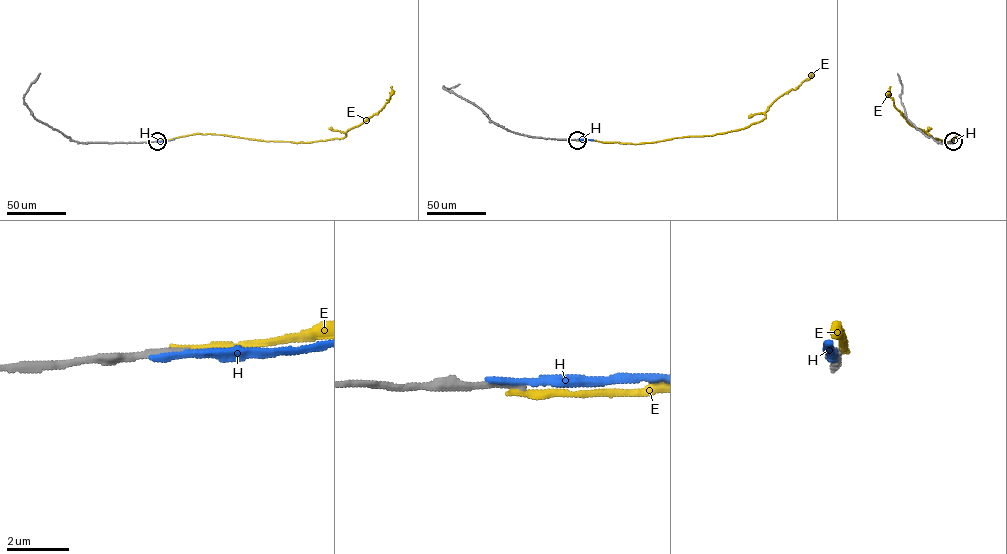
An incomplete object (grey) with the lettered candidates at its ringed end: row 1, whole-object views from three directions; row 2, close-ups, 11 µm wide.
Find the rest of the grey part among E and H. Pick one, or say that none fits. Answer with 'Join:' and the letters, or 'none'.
Join: none

